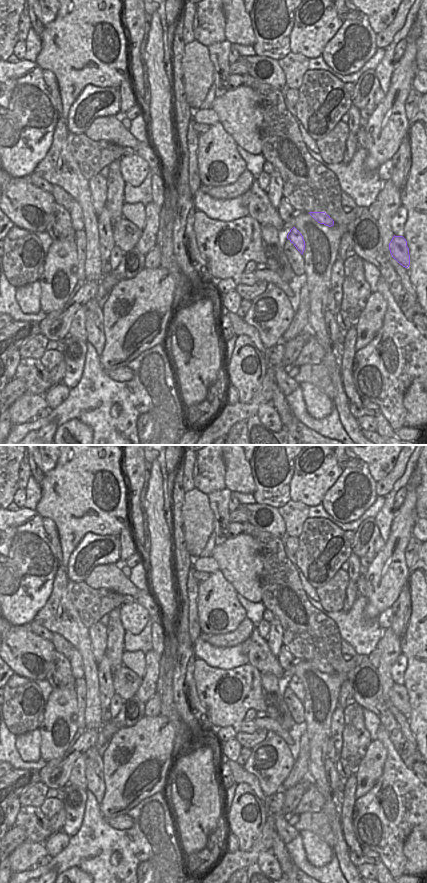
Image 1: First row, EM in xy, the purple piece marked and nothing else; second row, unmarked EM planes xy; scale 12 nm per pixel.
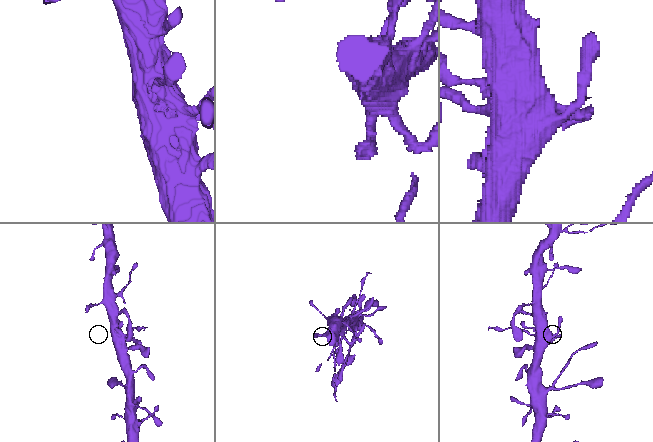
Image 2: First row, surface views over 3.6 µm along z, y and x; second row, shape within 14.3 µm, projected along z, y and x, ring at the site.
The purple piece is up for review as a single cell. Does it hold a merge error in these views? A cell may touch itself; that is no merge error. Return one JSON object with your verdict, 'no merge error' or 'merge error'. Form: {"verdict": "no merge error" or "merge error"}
{"verdict": "no merge error"}

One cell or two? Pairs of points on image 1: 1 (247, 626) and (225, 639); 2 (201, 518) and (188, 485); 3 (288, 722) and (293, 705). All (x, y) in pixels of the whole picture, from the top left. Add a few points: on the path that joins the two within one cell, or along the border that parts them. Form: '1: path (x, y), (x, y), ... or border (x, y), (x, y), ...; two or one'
1: path (242, 631), (235, 638), (230, 639); one
2: border (194, 487), (185, 492); two
3: border (282, 692), (282, 698), (295, 722); two

